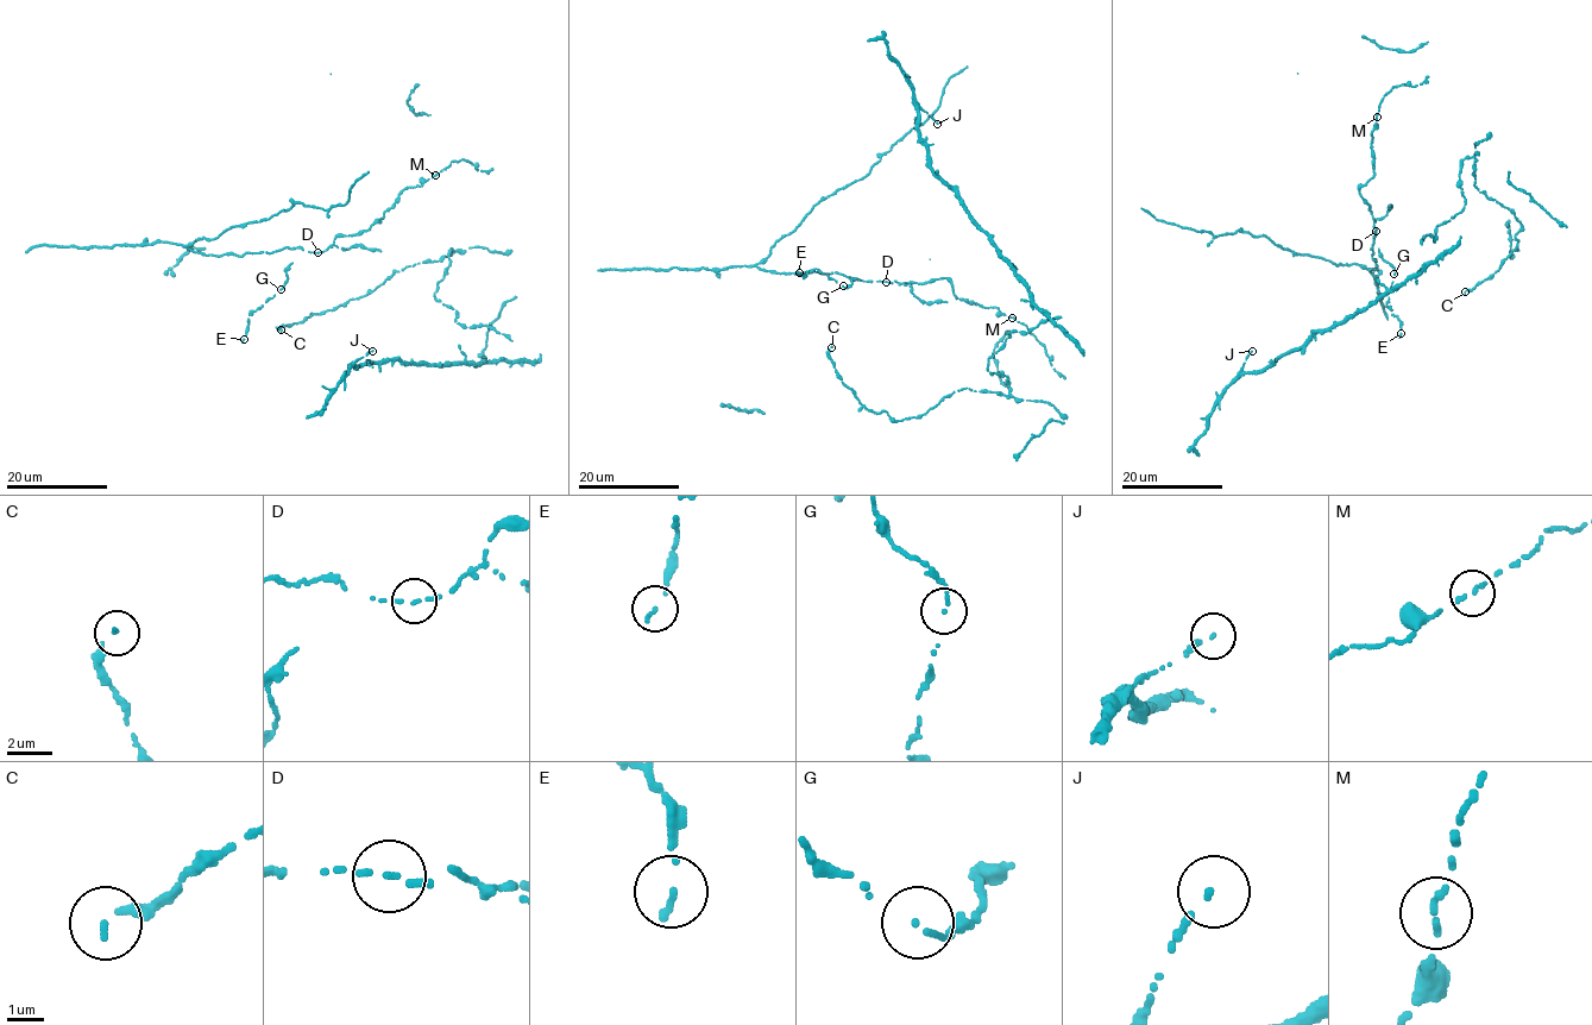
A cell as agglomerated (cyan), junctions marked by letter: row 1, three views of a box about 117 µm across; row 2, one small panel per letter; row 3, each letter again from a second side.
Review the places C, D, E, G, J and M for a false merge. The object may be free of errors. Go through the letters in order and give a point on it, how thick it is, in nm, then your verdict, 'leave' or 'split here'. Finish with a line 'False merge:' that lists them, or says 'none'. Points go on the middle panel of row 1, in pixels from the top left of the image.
C: at (831, 347); 150 nm thick; leave
D: at (886, 282); 140 nm thick; split here
E: at (799, 272); 200 nm thick; leave
G: at (843, 285); 160 nm thick; leave
J: at (937, 124); 140 nm thick; leave
M: at (1012, 318); 220 nm thick; leave
False merge: D

